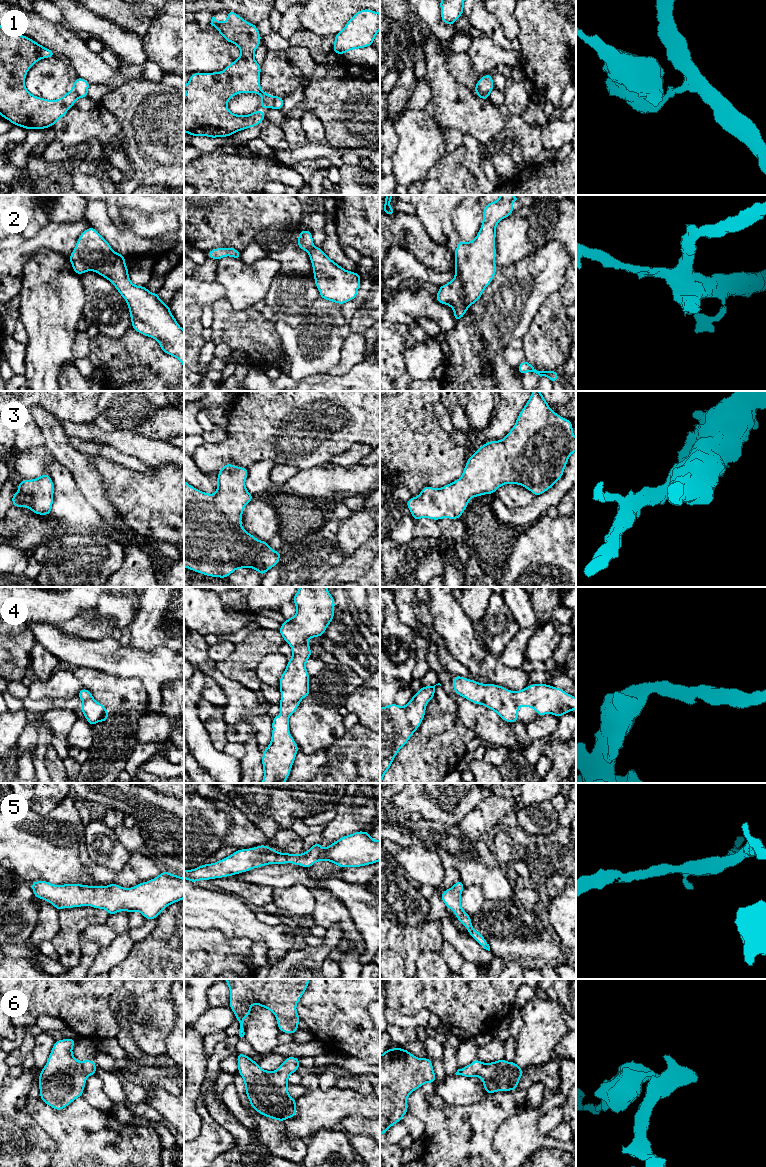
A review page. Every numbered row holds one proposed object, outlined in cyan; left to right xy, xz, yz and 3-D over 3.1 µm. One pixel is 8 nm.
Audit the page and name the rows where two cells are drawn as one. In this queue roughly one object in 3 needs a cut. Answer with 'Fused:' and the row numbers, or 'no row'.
Fused: 1

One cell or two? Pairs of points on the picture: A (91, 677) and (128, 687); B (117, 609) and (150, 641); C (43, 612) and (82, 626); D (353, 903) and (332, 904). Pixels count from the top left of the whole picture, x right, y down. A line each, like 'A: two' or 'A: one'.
A: one
B: two
C: two
D: two

